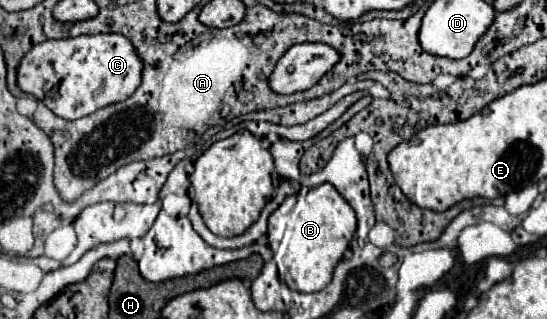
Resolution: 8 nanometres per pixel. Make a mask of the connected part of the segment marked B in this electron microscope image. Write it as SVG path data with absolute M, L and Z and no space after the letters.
M331 183L309 189L305 195L289 195L269 217L269 247L279 267L279 277L289 289L315 293L327 287L333 269L343 257L357 229L355 211Z

